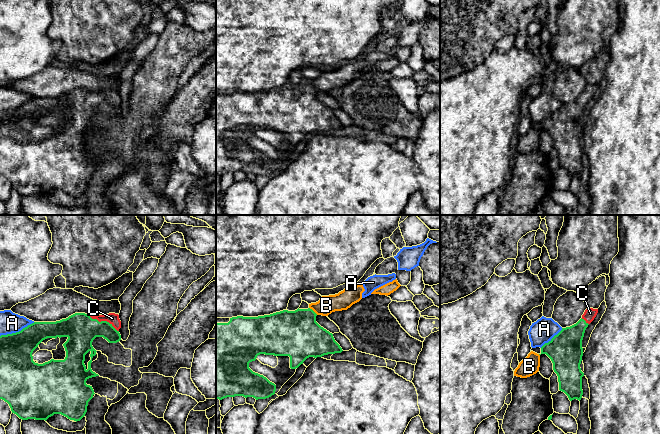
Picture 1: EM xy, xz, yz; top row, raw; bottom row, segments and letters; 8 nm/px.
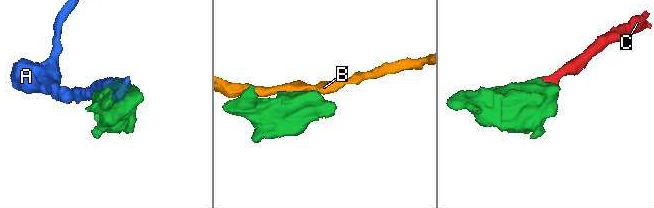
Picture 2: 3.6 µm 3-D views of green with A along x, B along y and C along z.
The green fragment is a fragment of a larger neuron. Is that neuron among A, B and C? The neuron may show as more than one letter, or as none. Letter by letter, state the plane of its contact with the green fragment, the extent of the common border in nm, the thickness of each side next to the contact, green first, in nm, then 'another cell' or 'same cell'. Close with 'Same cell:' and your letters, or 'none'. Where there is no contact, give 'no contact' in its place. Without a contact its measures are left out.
A: xy | 300 nm | 280/160 nm | another cell
B: xz | 90 nm | 380/150 nm | another cell
C: xy | 260 nm | 240/90 nm | same cell
Same cell: C

